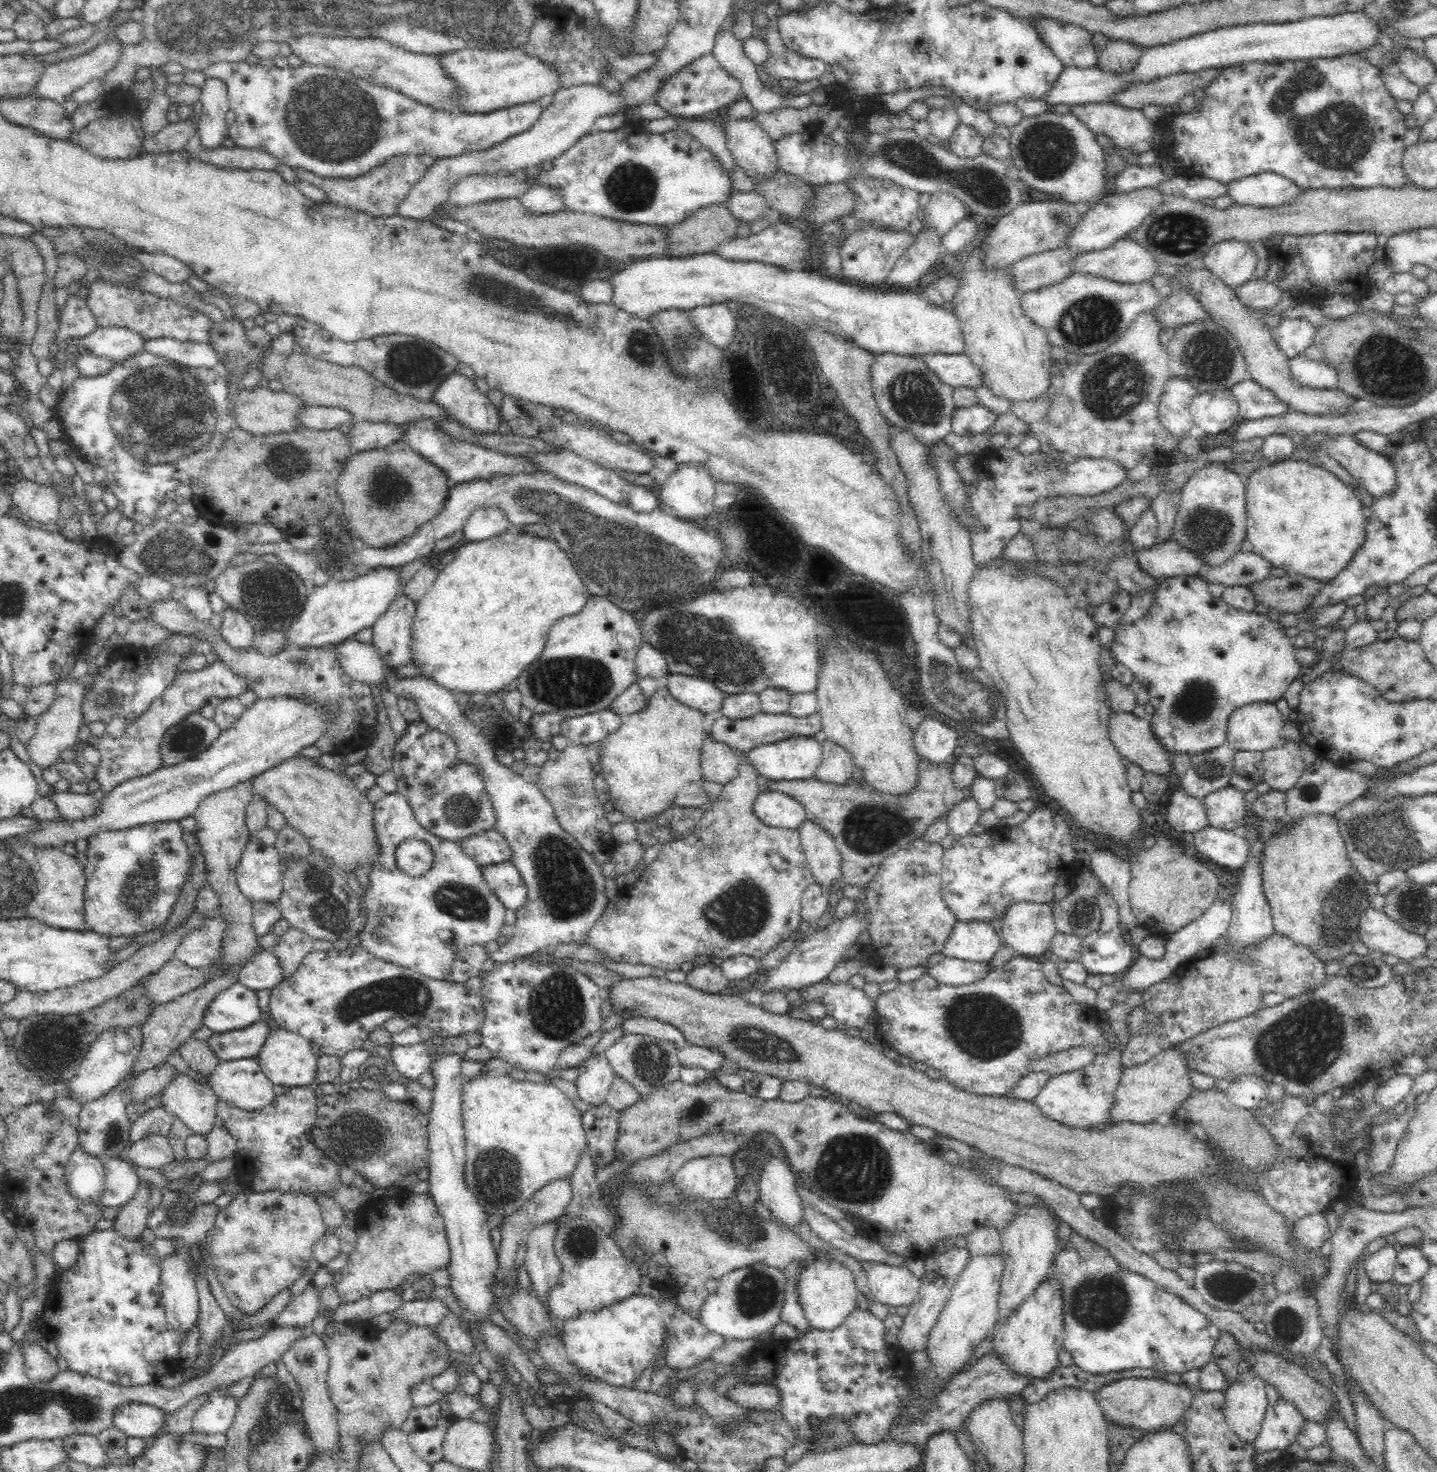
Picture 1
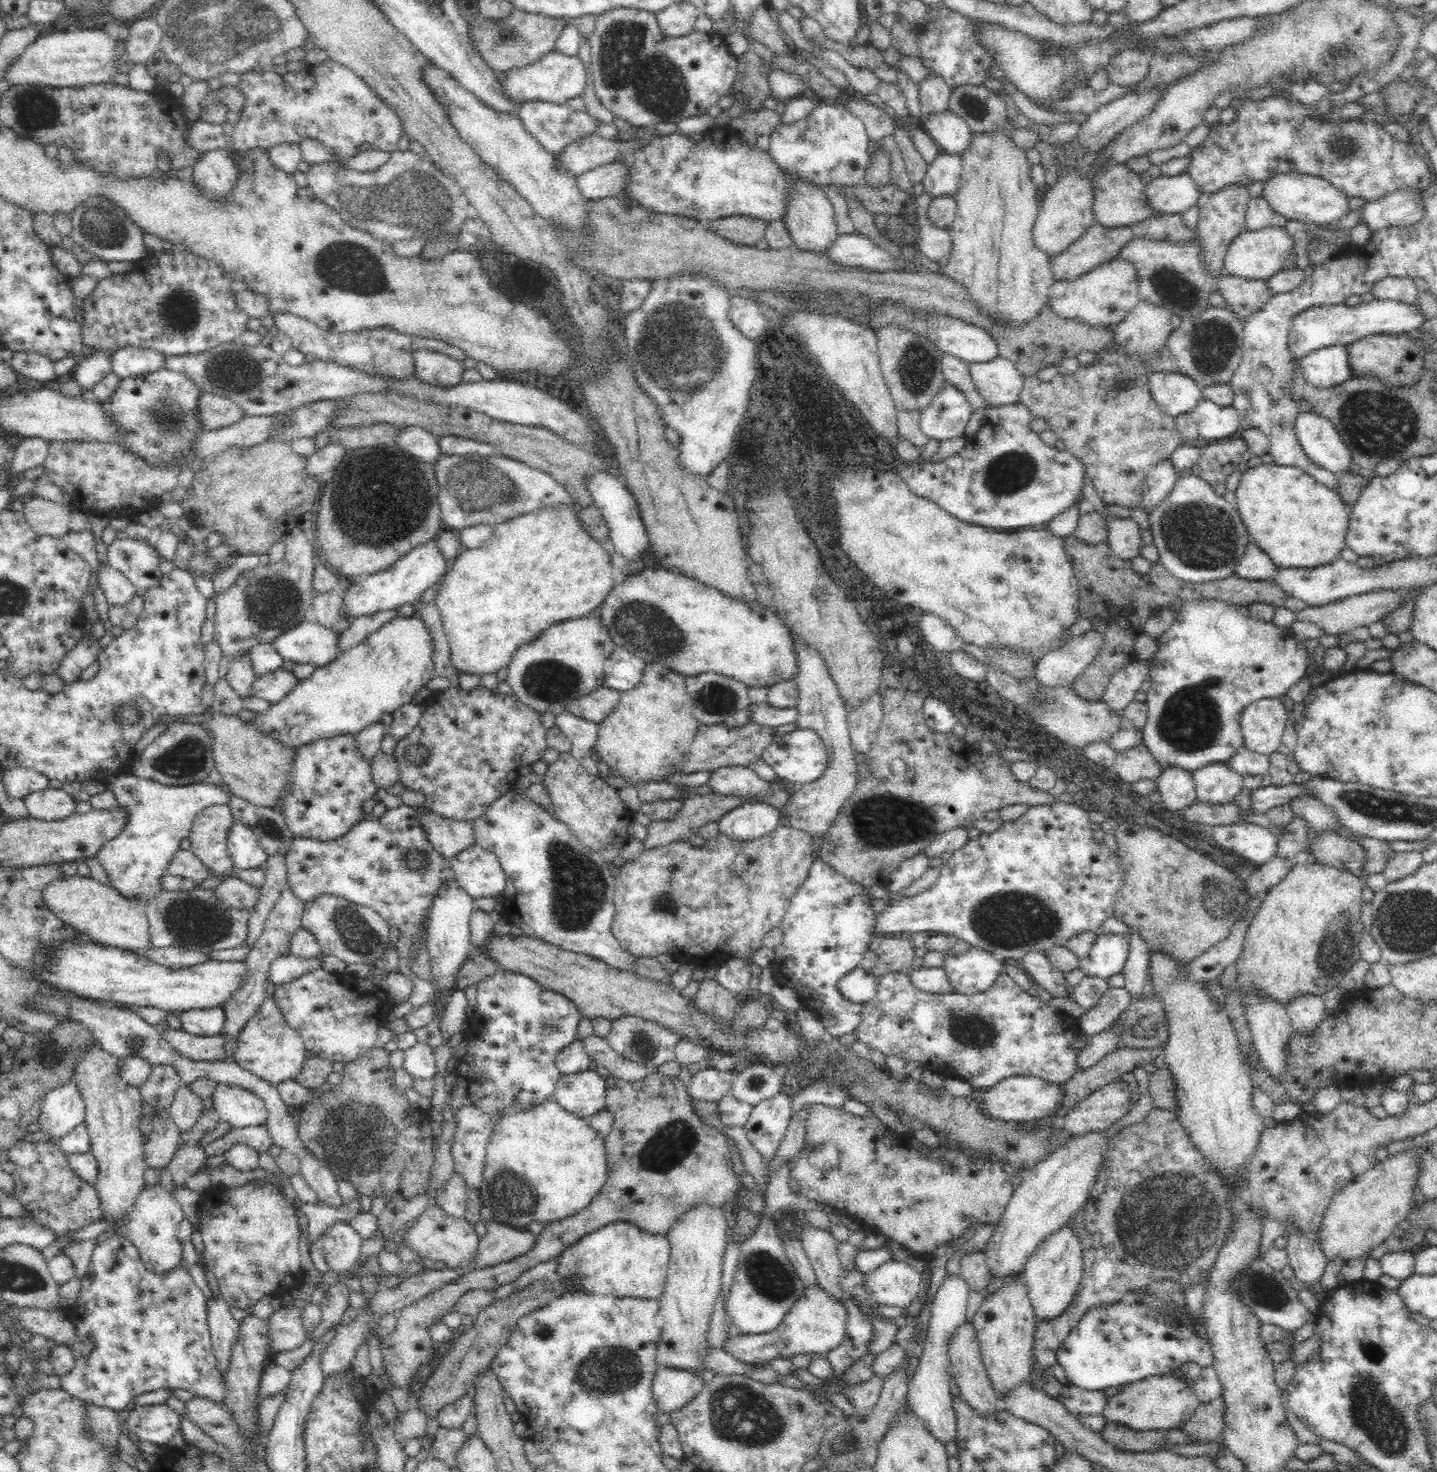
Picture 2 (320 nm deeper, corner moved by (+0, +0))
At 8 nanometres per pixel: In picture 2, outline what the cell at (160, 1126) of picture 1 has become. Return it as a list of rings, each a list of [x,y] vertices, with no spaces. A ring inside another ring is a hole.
[[[154,1064],[151,1066],[150,1077],[139,1090],[146,1105],[169,1110],[181,1086],[182,1078],[172,1065]]]

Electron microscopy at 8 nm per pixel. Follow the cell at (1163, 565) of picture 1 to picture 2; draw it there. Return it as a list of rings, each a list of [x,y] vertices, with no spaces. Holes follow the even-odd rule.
[[[1108,506],[1102,508],[1100,513],[1104,515],[1107,530],[1106,542],[1112,555],[1130,560],[1137,557],[1142,547],[1140,525],[1130,517],[1121,518],[1111,514]]]

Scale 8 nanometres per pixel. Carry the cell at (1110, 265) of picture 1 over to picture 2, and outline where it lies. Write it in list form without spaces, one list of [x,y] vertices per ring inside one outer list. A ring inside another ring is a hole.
[[[1134,237],[1120,251],[1119,257],[1136,267],[1139,298],[1168,309],[1170,314],[1175,314],[1181,320],[1204,312],[1210,306],[1209,296],[1217,292],[1217,280],[1220,276],[1213,276],[1211,270],[1207,270],[1197,239],[1175,242]]]

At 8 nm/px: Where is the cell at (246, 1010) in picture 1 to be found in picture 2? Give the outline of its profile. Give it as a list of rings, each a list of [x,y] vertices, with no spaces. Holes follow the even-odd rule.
[[[224,1007],[193,1008],[178,1015],[181,1029],[192,1036],[220,1035],[225,1022]]]

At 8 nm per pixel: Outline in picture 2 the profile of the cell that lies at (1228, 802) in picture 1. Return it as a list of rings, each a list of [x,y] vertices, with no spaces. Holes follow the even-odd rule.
[[[1225,761],[1206,764],[1191,774],[1197,801],[1204,804],[1232,803],[1234,796],[1245,790],[1243,776],[1227,766]]]

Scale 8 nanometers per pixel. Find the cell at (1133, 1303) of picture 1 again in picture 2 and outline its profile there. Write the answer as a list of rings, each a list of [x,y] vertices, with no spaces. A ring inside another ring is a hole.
[[[1126,1300],[1118,1304],[1091,1308],[1064,1338],[1064,1342],[1056,1350],[1057,1363],[1064,1368],[1068,1382],[1087,1391],[1104,1391],[1122,1388],[1130,1383],[1152,1376],[1178,1373],[1185,1362],[1196,1362],[1201,1367],[1213,1366],[1212,1349],[1205,1338],[1192,1333],[1180,1321],[1169,1321],[1158,1315],[1156,1311],[1142,1304],[1132,1304]]]

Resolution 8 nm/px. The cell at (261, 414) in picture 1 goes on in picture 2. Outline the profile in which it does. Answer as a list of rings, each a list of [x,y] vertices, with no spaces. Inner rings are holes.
[[[203,392],[196,398],[196,417],[204,431],[236,424],[245,415],[240,405],[218,394]]]

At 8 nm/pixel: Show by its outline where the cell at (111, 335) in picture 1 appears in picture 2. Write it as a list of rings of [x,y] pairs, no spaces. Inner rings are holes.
[[[112,351],[95,352],[74,366],[72,376],[82,394],[91,396],[92,387],[110,373],[110,356]]]

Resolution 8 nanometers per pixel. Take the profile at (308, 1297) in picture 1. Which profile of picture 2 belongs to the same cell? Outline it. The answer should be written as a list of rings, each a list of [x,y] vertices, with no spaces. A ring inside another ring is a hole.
[[[287,1304],[268,1317],[269,1346],[275,1352],[298,1349],[306,1342],[307,1332],[301,1319],[302,1313],[301,1309]]]

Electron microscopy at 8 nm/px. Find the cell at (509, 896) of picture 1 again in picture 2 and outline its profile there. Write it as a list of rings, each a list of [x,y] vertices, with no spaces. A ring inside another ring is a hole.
[[[472,844],[450,859],[454,879],[473,899],[503,894],[506,875],[498,857],[479,844]]]

